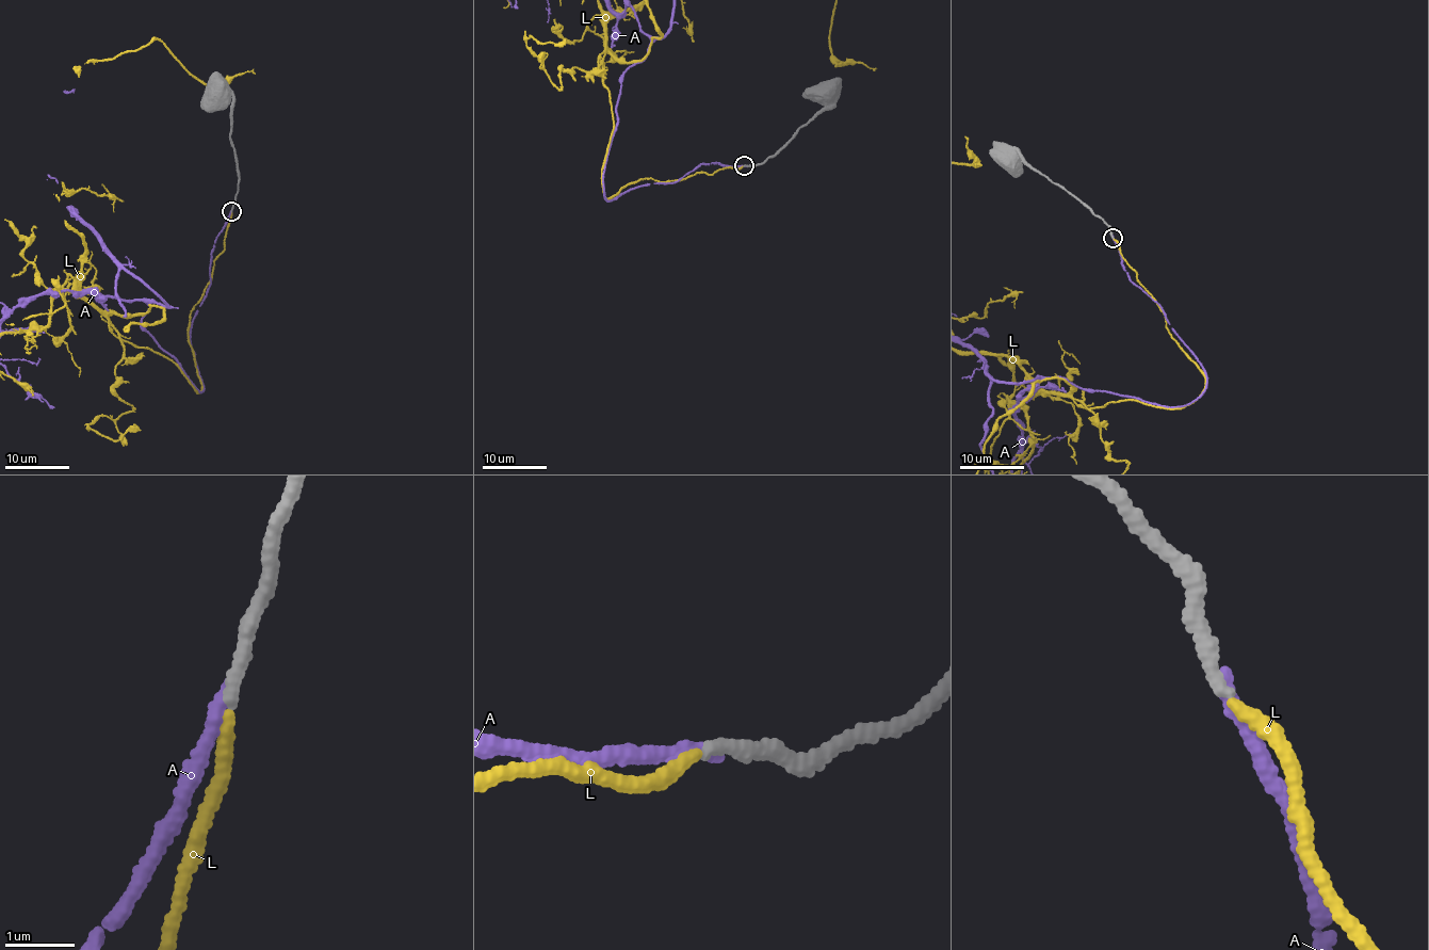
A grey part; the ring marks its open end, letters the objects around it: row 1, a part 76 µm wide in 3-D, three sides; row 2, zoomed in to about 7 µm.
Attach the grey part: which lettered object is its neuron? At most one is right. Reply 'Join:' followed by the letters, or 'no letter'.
Join: L

